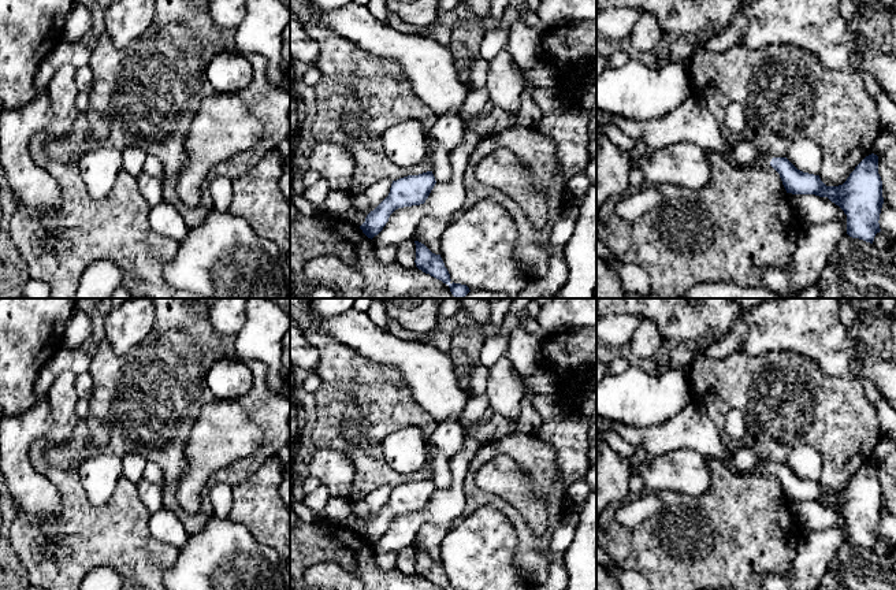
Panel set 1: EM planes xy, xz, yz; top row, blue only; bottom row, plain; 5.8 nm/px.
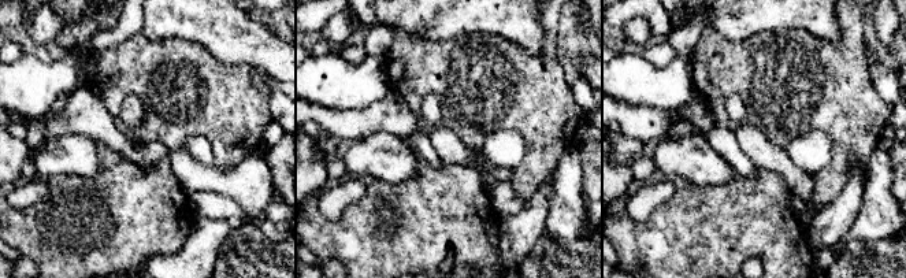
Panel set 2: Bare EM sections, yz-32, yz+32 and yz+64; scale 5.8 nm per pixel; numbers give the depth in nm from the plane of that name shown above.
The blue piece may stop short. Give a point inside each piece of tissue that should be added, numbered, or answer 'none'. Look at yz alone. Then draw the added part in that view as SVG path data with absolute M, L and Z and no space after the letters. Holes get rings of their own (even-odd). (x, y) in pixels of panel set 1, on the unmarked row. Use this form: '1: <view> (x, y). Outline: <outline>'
1: yz (765, 466). Outline: M762 459L762 460L761 460L761 465L759 465L761 475L767 475L767 474L770 474L770 468L772 468L773 464L774 464L774 463Z

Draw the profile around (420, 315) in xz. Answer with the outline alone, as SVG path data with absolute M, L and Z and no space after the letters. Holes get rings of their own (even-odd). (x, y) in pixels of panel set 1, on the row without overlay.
M378 298L387 309L387 319L398 326L428 333L440 327L438 320L443 298Z

